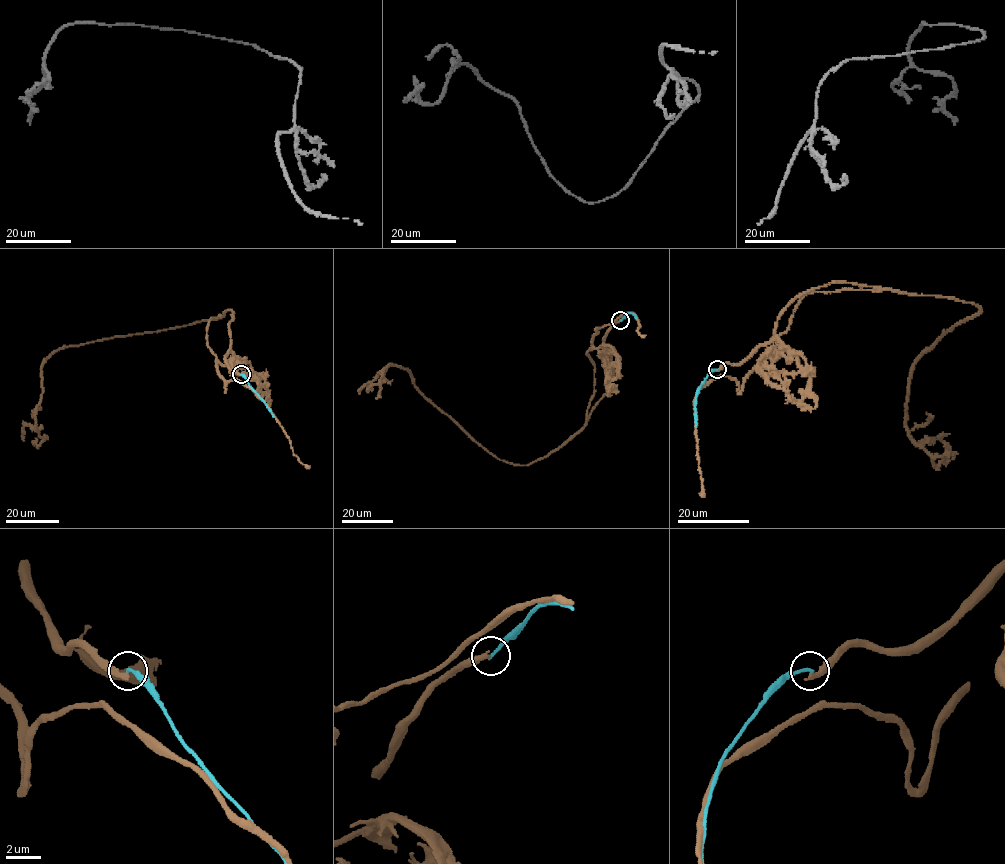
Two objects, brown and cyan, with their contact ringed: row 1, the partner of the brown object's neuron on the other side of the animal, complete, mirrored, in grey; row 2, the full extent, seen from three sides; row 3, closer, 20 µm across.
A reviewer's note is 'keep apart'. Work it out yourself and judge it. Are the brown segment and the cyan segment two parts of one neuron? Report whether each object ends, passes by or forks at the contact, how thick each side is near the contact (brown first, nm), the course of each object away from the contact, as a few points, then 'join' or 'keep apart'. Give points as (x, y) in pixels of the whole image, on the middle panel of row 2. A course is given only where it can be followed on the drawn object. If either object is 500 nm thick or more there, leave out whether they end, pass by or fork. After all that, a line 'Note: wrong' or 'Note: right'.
brown ends | cyan ends | 280/180 nm | brown via (620, 321), (603, 344), (611, 386), (577, 432), (527, 465), (480, 446), (408, 370), (389, 364), (360, 390) | cyan via (620, 321), (628, 313), (636, 319) | keep apart
Note: right

